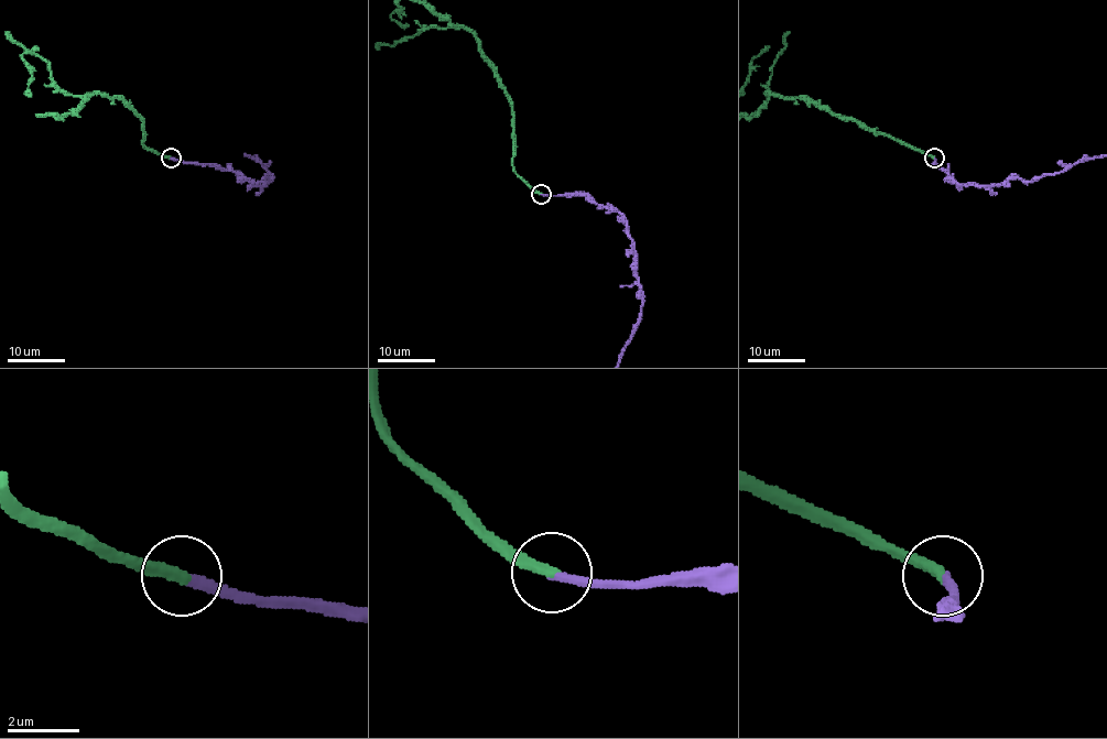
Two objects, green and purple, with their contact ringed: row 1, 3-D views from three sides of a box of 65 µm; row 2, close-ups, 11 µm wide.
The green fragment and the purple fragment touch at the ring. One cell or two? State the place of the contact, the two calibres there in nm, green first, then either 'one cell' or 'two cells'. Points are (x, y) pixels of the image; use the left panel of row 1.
place (171, 158); calibres 320 and 260 nm; one cell

